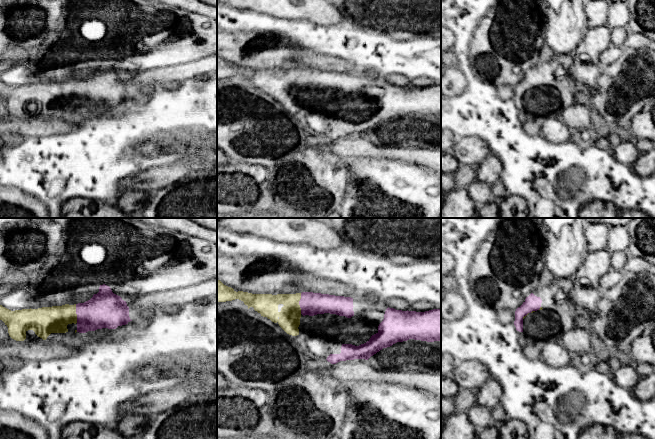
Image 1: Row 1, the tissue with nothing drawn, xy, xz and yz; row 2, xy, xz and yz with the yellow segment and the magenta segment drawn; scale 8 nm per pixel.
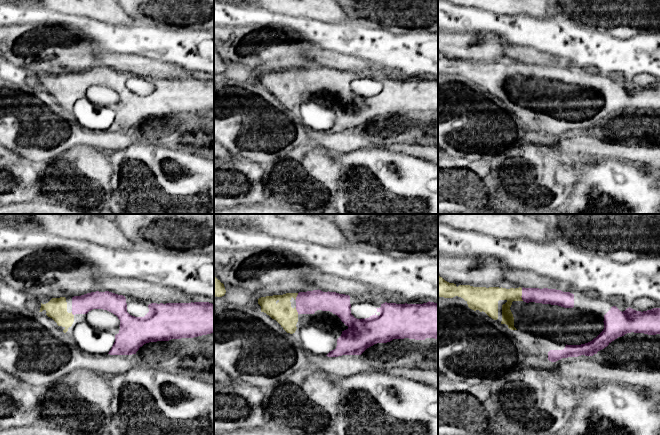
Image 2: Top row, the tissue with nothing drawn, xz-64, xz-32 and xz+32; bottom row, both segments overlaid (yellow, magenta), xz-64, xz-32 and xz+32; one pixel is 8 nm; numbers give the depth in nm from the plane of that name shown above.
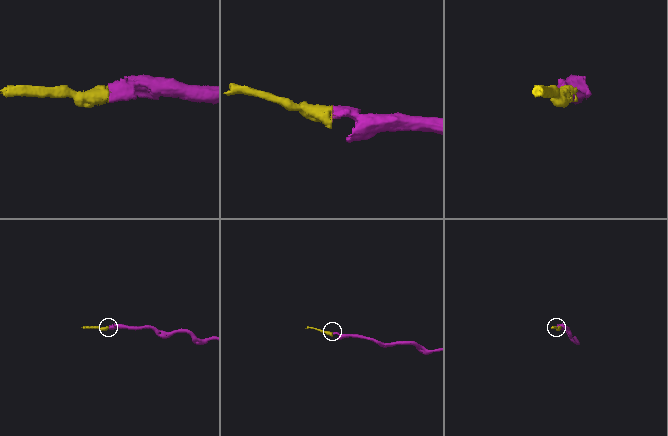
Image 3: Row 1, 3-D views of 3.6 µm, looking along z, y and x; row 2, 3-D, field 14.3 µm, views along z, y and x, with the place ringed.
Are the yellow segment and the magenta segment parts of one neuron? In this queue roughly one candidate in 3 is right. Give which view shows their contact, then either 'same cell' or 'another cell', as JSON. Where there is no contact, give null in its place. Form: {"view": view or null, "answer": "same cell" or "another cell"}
{"view": "xz", "answer": "same cell"}

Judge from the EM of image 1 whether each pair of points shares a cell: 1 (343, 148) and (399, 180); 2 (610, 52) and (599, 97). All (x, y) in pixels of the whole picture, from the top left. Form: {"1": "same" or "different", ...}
{"1": "different", "2": "different"}

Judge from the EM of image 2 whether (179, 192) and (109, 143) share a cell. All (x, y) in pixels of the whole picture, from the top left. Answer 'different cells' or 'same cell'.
different cells

